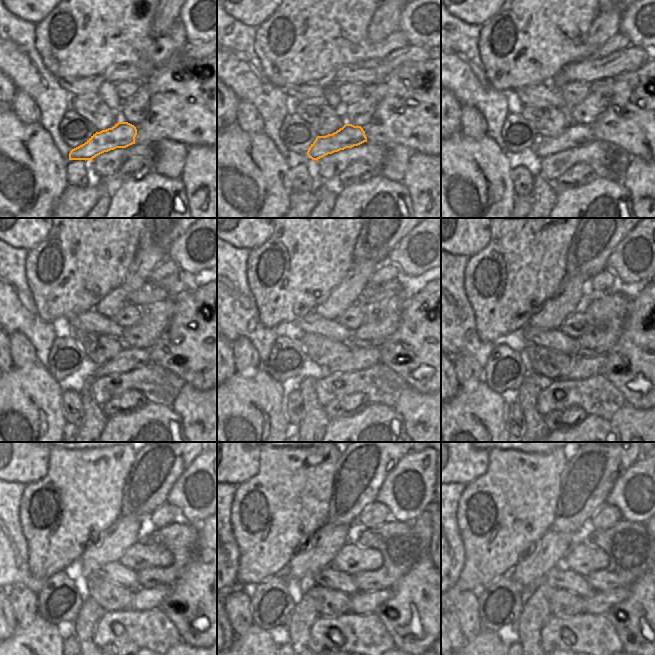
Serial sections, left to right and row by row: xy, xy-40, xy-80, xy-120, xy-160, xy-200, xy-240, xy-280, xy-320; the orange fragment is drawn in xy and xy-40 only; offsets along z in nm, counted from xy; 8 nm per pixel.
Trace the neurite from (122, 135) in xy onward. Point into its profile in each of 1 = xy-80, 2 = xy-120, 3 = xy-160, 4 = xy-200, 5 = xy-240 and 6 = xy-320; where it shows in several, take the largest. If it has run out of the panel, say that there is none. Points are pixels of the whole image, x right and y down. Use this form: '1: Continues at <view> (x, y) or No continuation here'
1: Continues at xy-80 (577, 135)
2: Continues at xy-120 (128, 359)
3: Continues at xy-160 (359, 358)
4: Continues at xy-200 (596, 359)
5: Continues at xy-240 (132, 599)
6: Continues at xy-320 (600, 602)

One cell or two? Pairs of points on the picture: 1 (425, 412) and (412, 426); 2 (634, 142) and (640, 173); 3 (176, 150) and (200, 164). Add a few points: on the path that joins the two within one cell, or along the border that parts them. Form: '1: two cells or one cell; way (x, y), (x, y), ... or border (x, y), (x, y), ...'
1: one cell; way (423, 415), (415, 423)
2: two cells; border (631, 157), (638, 156), (644, 160)
3: two cells; border (187, 146), (187, 156), (180, 177)

